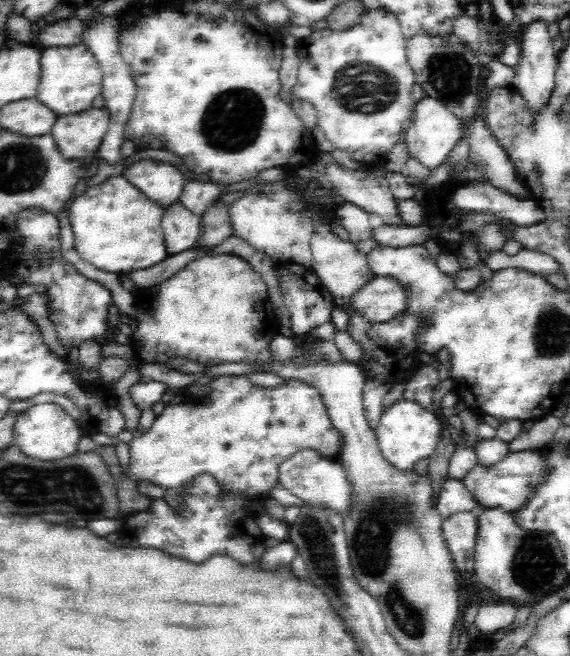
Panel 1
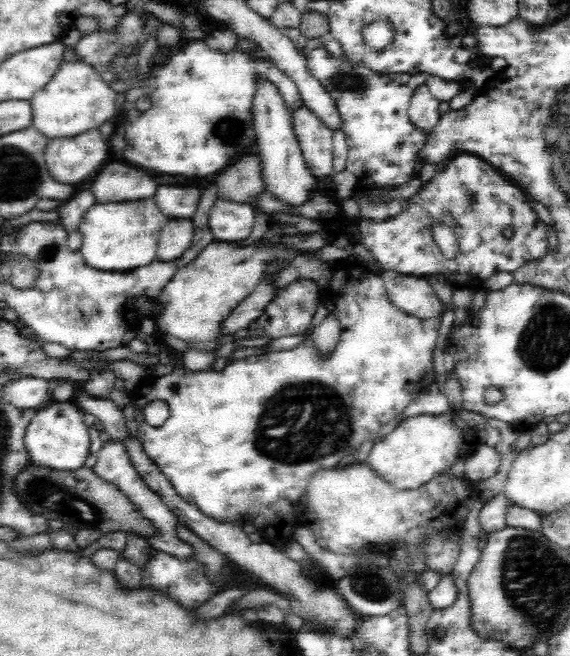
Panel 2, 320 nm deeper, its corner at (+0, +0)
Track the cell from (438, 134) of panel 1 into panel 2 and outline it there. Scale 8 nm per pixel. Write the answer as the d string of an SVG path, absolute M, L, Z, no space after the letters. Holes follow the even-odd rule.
M423 83L412 91L409 102L409 117L415 127L429 134L440 120L438 111L440 101L432 96L430 89Z

